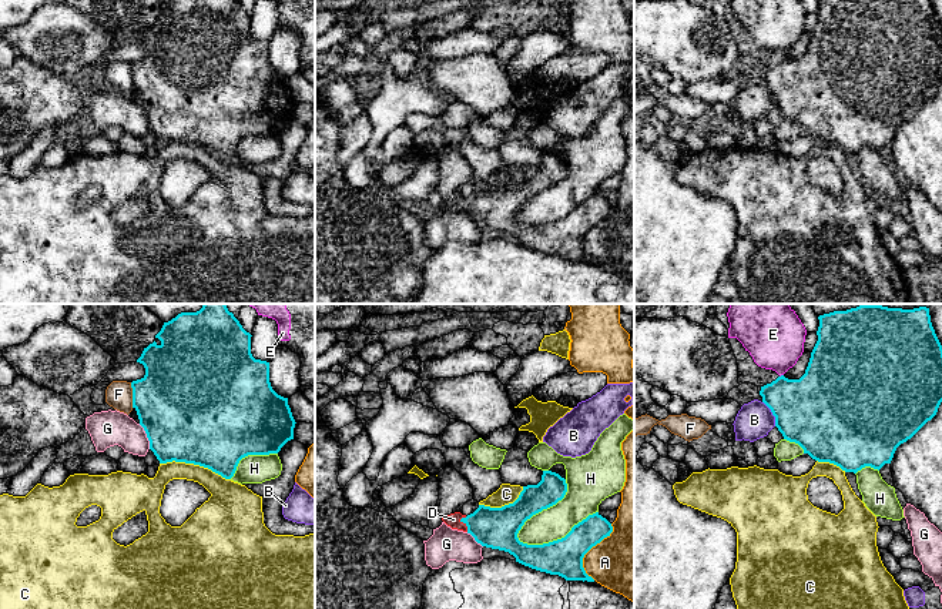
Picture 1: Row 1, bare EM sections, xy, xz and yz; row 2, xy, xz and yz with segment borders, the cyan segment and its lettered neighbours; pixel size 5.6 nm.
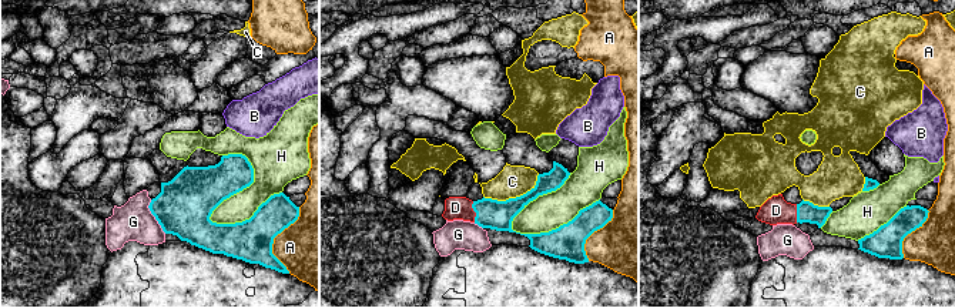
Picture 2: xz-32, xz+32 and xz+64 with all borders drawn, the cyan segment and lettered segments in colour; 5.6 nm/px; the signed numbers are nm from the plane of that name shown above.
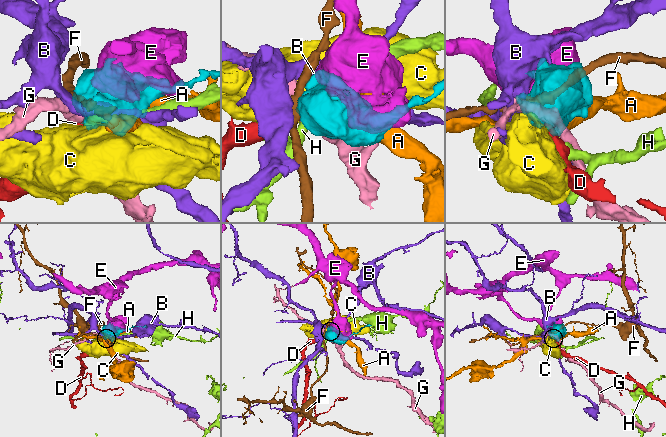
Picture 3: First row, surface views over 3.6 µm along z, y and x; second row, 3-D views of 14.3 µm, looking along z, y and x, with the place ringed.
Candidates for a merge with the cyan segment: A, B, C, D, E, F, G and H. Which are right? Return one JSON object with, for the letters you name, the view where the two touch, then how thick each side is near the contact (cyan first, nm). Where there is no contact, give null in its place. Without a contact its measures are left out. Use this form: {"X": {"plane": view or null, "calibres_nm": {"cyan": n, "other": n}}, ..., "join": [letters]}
{"D": {"plane": "xz", "calibres_nm": {"cyan": 240, "other": 80}}, "join": ["D"]}

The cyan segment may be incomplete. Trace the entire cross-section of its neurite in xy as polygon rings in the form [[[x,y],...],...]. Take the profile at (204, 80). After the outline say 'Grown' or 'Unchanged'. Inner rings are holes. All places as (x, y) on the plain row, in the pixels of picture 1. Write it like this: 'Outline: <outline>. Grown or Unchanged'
Outline: [[[171,0],[155,16],[161,24],[154,21],[144,29],[137,43],[144,46],[145,56],[131,63],[133,88],[160,144],[194,144],[231,160],[242,138],[278,134],[294,120],[296,103],[288,78],[272,70],[269,43],[252,37],[251,17],[238,0]]]. Unchanged

